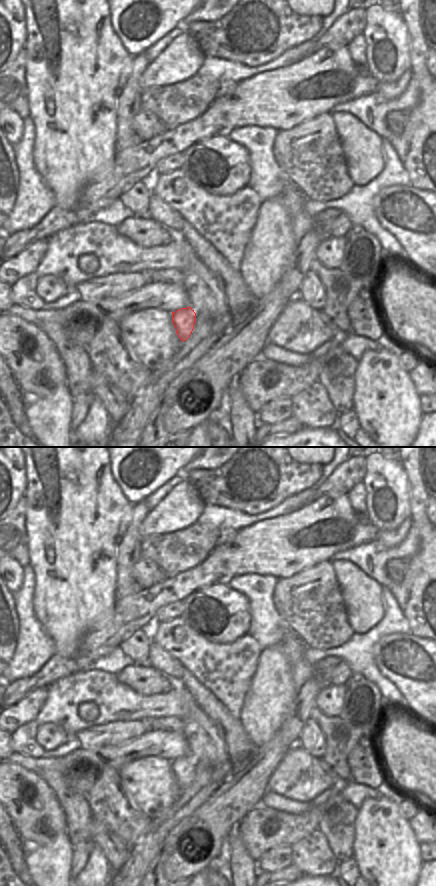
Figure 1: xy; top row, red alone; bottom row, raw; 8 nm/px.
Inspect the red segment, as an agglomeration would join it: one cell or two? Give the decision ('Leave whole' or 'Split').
Leave whole

